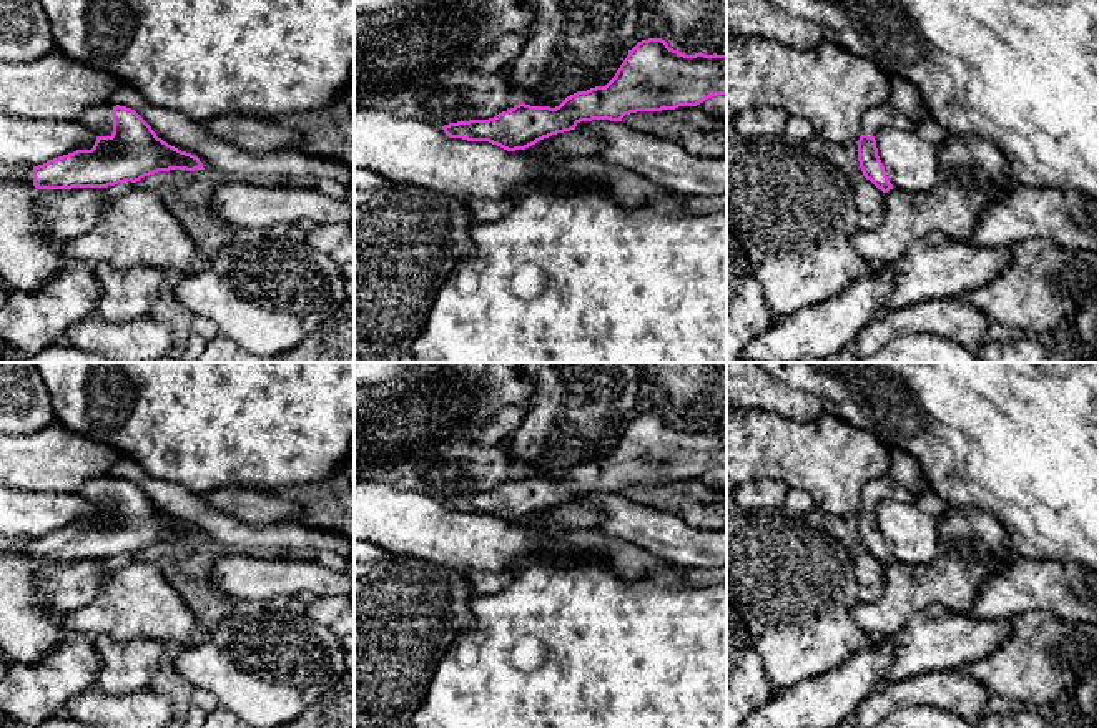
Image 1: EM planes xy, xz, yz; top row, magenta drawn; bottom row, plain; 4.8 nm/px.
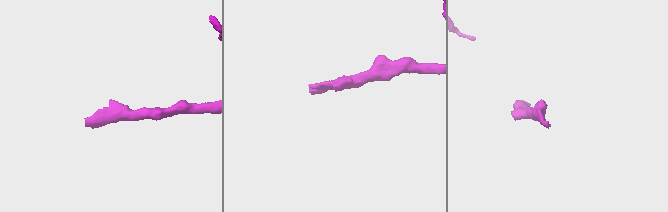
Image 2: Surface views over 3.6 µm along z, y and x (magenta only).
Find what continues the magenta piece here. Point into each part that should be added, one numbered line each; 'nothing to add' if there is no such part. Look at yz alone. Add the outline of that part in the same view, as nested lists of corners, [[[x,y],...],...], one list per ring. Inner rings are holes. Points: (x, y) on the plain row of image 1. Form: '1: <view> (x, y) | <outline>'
1: yz (880, 489) | [[[888,475],[878,477],[863,489],[861,507],[875,509],[880,502],[886,499],[894,499],[904,504],[914,504],[916,494],[908,490],[904,485],[894,482]]]

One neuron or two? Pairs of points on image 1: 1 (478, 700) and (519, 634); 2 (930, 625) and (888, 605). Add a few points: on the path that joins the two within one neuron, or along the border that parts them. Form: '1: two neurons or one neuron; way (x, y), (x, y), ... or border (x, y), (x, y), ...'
1: one neuron; way (494, 683), (519, 659), (519, 650)
2: two neurons; border (950, 610), (930, 605), (885, 637)

